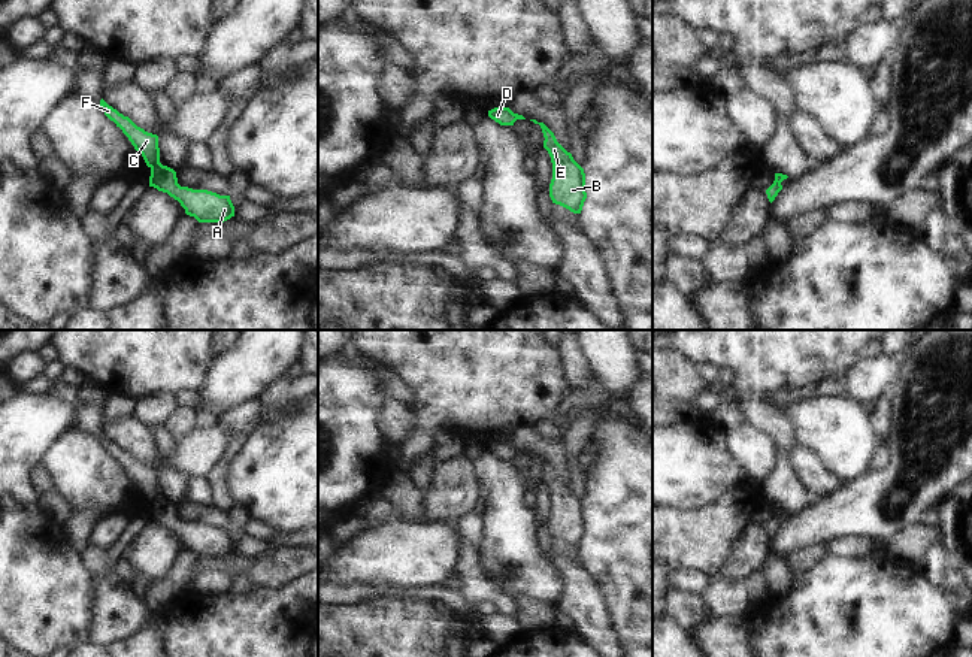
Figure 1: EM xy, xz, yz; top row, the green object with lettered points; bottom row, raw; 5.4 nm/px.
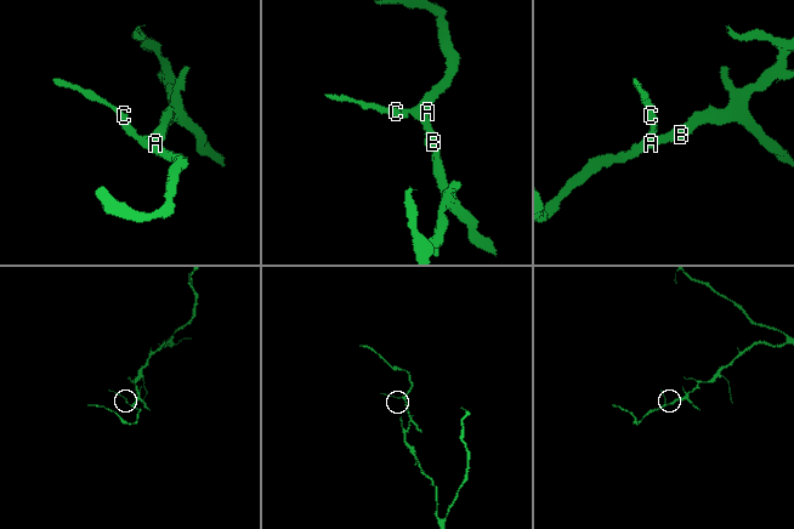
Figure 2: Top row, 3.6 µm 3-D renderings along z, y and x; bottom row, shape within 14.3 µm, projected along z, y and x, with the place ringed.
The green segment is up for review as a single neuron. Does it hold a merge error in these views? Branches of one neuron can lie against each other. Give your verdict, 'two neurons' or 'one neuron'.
one neuron

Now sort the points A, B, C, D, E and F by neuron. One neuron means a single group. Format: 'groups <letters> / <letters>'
groups A B C D E F

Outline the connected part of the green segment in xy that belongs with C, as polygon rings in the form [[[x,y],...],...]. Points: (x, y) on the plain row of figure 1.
[[[103,433],[100,440],[105,449],[122,464],[136,485],[151,503],[149,521],[167,527],[178,535],[185,548],[199,557],[224,557],[234,551],[230,530],[219,530],[208,524],[193,524],[178,518],[176,506],[160,497],[158,470],[137,461],[128,451],[109,440]]]

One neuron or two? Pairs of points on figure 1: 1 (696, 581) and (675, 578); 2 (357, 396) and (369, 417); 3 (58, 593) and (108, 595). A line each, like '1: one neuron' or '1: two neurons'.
1: one neuron
2: one neuron
3: two neurons

